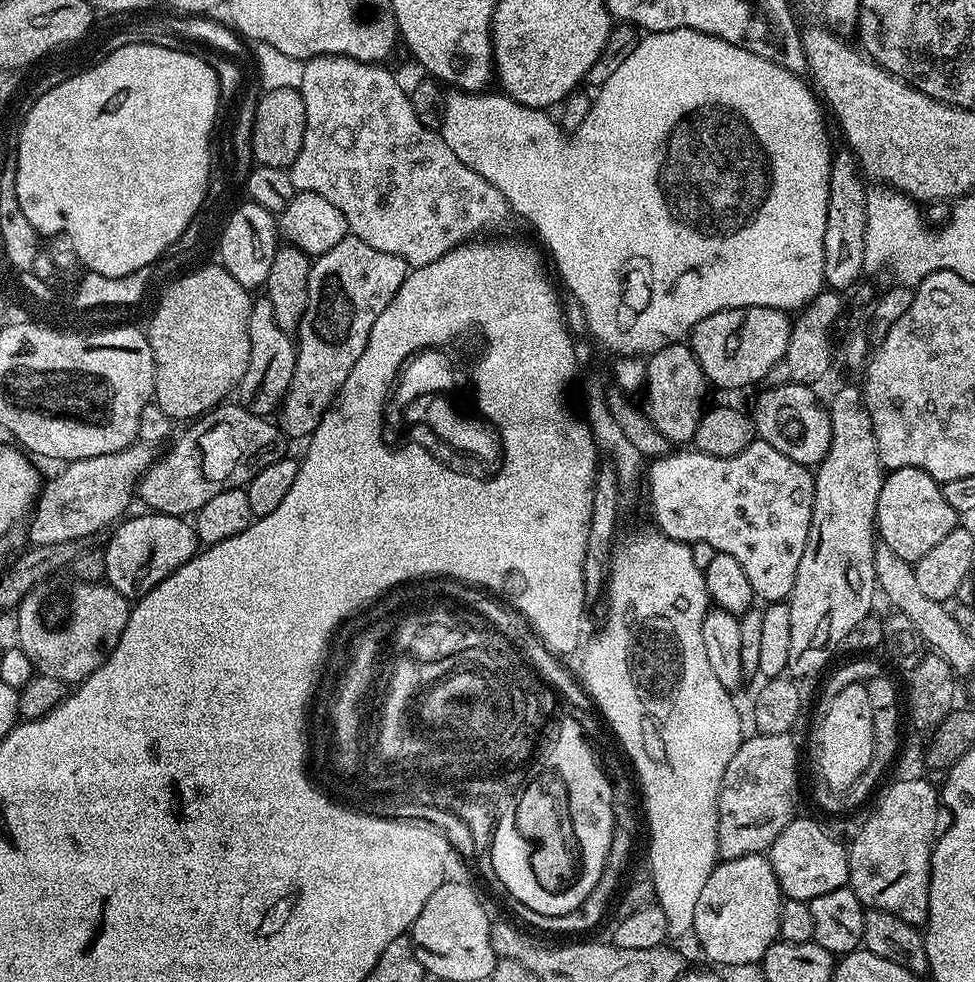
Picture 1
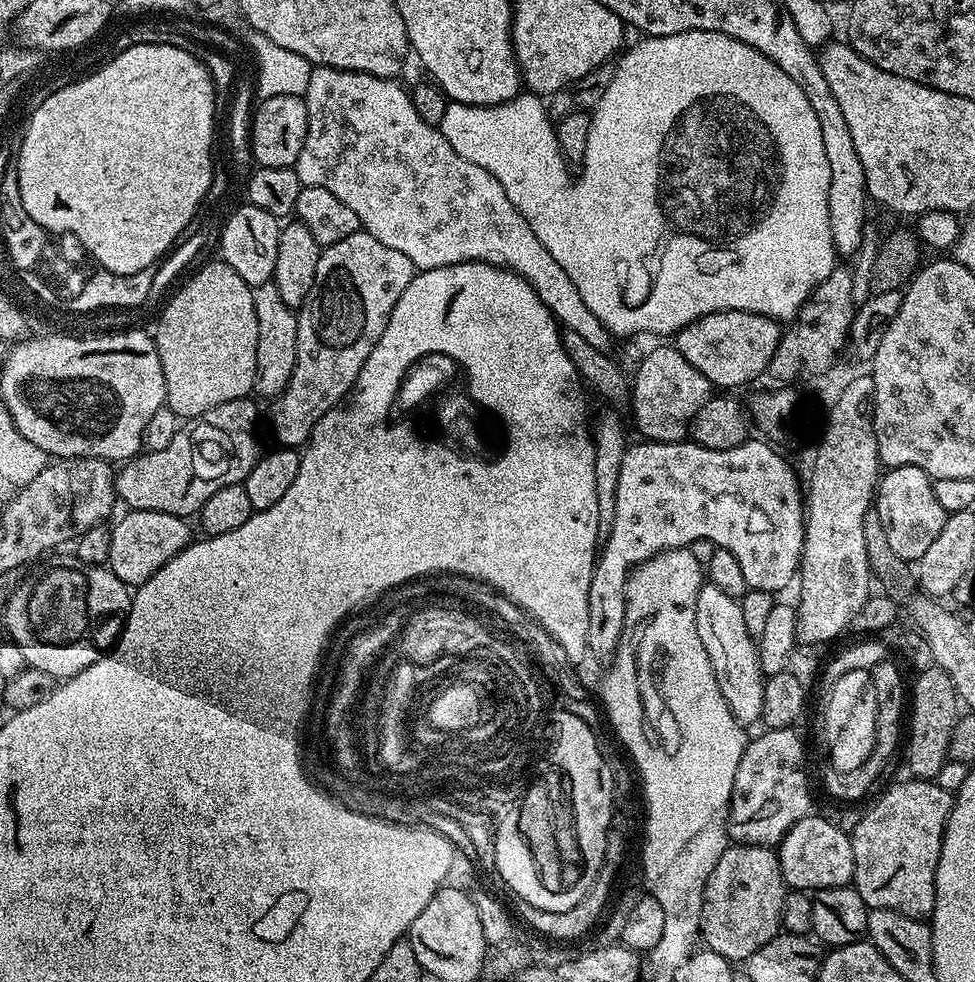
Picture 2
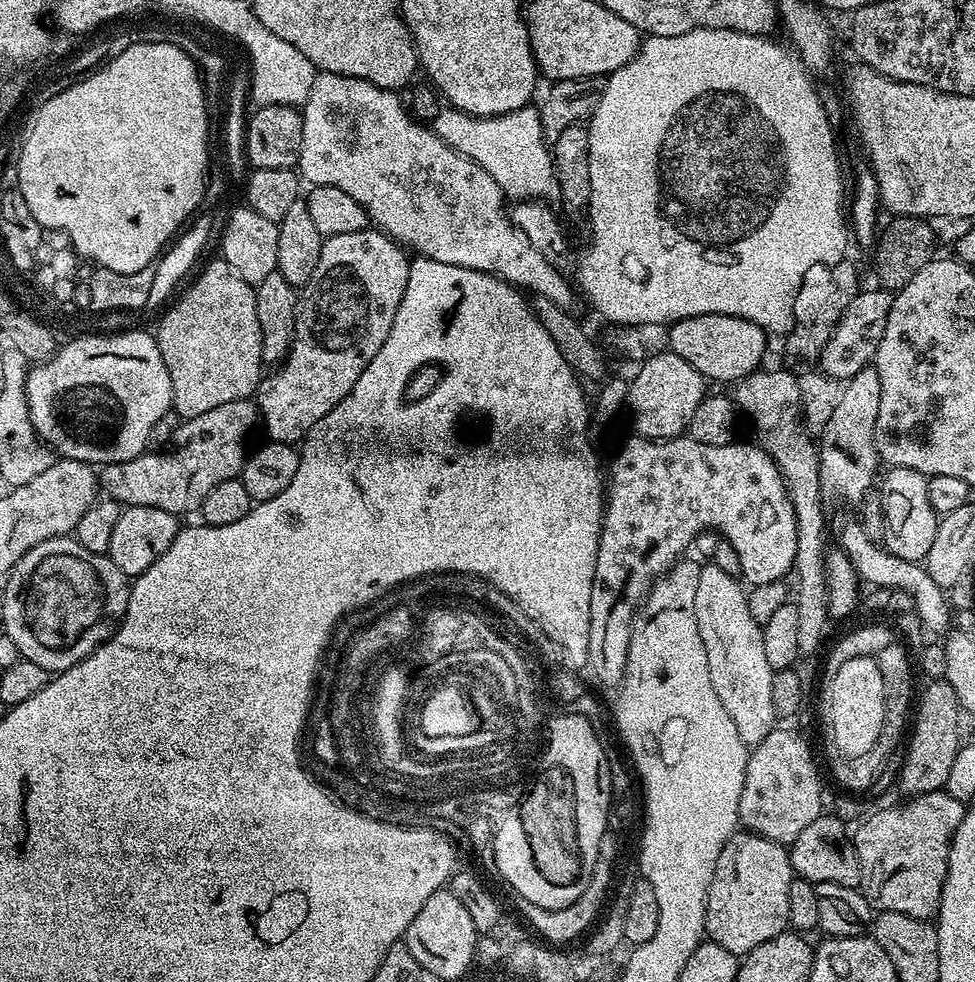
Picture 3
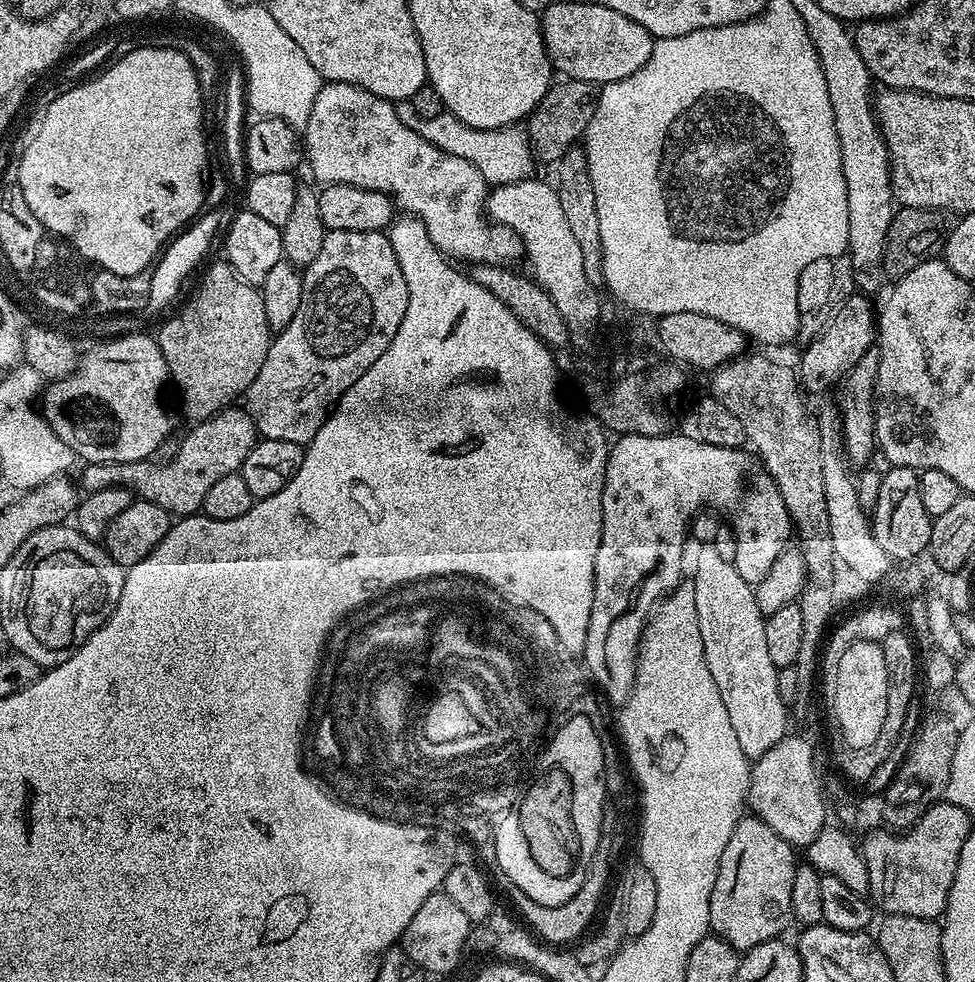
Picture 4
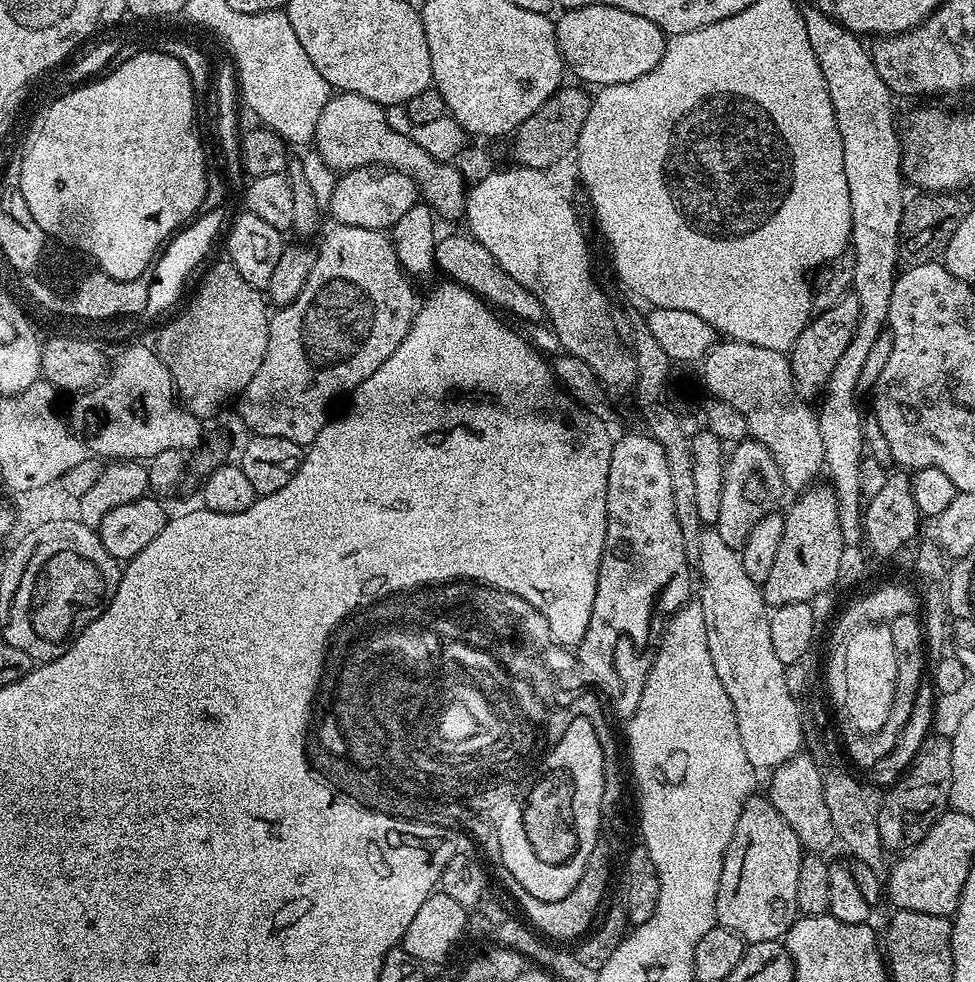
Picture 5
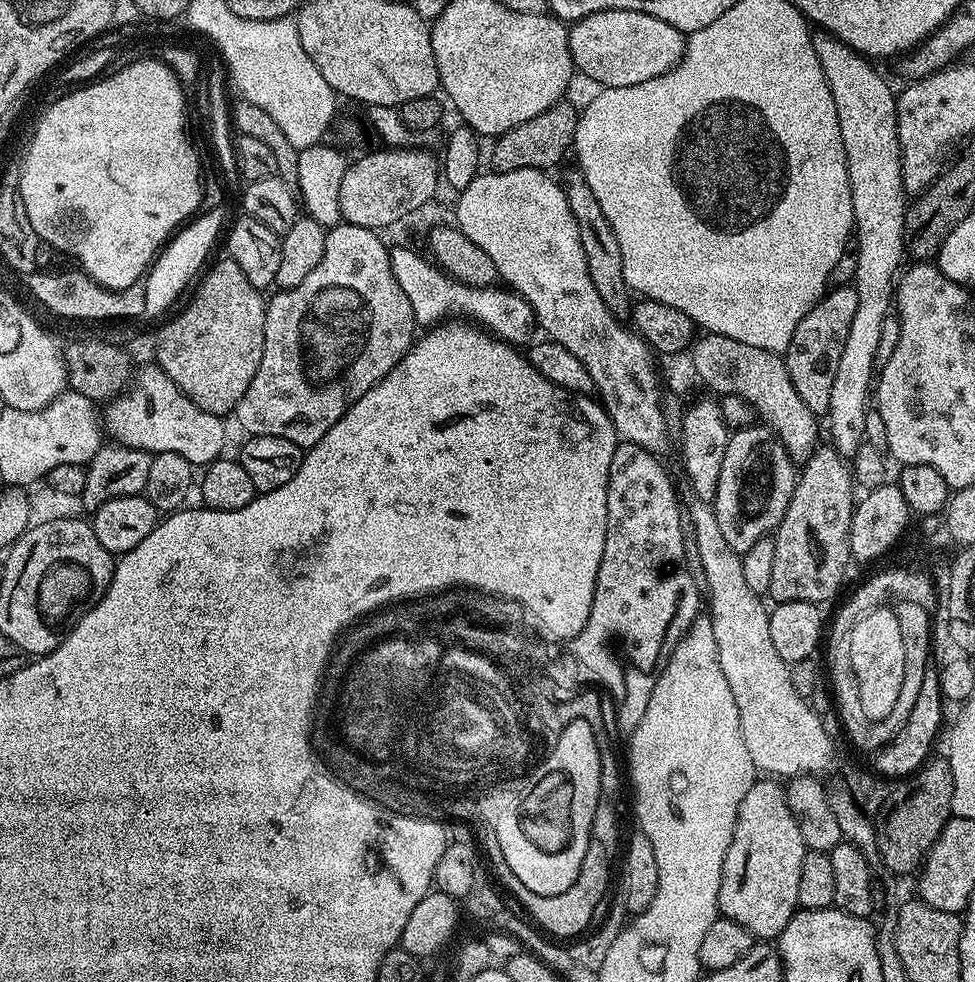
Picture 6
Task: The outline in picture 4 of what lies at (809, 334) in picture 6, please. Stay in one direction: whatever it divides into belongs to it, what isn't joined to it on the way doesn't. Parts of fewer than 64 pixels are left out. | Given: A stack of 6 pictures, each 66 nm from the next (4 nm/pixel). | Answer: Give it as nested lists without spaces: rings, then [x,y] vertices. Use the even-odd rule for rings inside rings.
[[[867,295],[848,296],[827,317],[828,325],[821,327],[811,341],[803,345],[804,353],[798,365],[799,382],[809,392],[824,392],[831,384],[839,385],[848,371],[874,346],[878,336],[878,312]],[[824,328],[824,329],[823,329]],[[809,388],[809,390],[808,390]]]

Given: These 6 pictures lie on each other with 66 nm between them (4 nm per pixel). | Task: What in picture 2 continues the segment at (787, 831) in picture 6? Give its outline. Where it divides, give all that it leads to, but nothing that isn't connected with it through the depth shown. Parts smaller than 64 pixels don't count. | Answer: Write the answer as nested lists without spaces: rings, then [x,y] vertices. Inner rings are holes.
[[[737,844],[725,848],[722,858],[714,866],[704,887],[704,901],[700,915],[700,936],[711,951],[733,962],[747,962],[754,950],[762,950],[770,938],[781,931],[782,902],[786,885],[780,869],[780,857],[771,847],[763,844]]]

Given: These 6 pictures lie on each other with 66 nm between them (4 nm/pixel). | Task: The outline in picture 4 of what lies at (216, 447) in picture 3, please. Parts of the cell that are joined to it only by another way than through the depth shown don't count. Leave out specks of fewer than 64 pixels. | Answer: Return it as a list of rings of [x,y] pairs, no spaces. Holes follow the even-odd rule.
[[[229,406],[215,412],[208,420],[193,423],[185,436],[179,437],[177,456],[167,462],[157,463],[149,458],[133,464],[93,464],[83,465],[78,484],[85,493],[118,488],[123,485],[131,488],[141,500],[149,500],[173,517],[183,518],[199,513],[204,507],[204,499],[221,478],[226,474],[239,472],[246,462],[246,454],[255,446],[258,433],[256,424],[243,407]],[[84,487],[84,488],[83,488]]]

